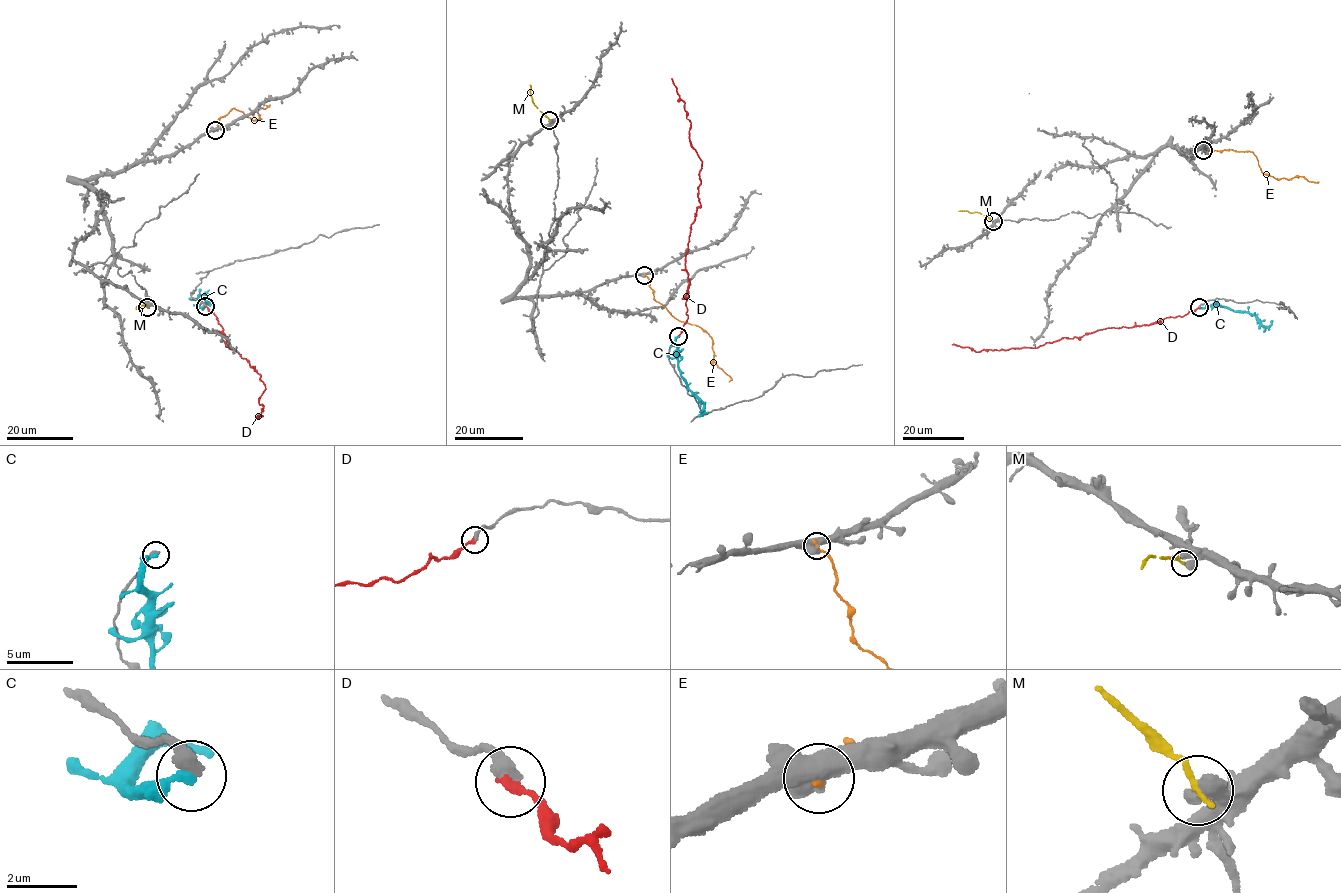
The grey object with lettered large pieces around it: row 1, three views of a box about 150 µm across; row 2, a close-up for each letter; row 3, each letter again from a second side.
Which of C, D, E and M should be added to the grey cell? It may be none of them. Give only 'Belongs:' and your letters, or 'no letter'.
Belongs: D

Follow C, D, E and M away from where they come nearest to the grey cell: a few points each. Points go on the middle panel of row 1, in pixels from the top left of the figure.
C: (679, 336), (675, 341), (678, 368), (703, 407), (703, 414), (698, 415)
D: (679, 336), (688, 317), (689, 279), (685, 254), (700, 203), (702, 160), (689, 139), (691, 122), (671, 78)
E: (644, 275), (654, 299), (674, 317), (698, 325), (711, 338), (713, 361), (730, 377), (729, 381)
M: (549, 121), (532, 100), (530, 84)

